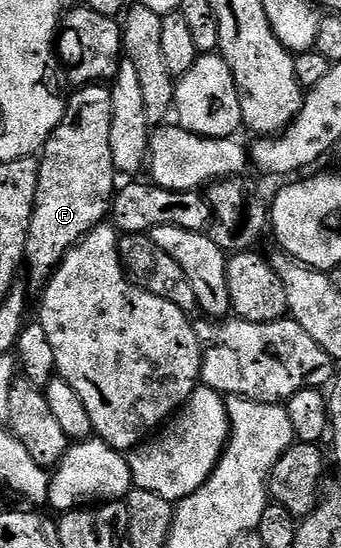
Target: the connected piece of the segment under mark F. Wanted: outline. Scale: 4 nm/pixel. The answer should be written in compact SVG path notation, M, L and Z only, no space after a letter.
M104 84L99 85L83 85L76 91L77 93L69 93L65 102L65 114L61 122L55 127L55 131L45 141L45 147L39 154L39 160L41 163L41 170L39 171L39 187L37 188L37 194L35 195L35 207L33 208L33 214L31 215L31 227L29 228L29 234L27 235L27 247L25 248L25 260L23 262L24 268L29 269L29 281L30 286L38 285L38 287L44 287L49 282L49 278L59 267L63 258L69 254L70 249L74 249L79 242L85 238L91 230L97 225L102 224L110 216L111 206L113 204L113 195L115 192L115 184L113 180L119 177L117 168L113 166L113 160L111 159L111 111L113 110L113 94Z

